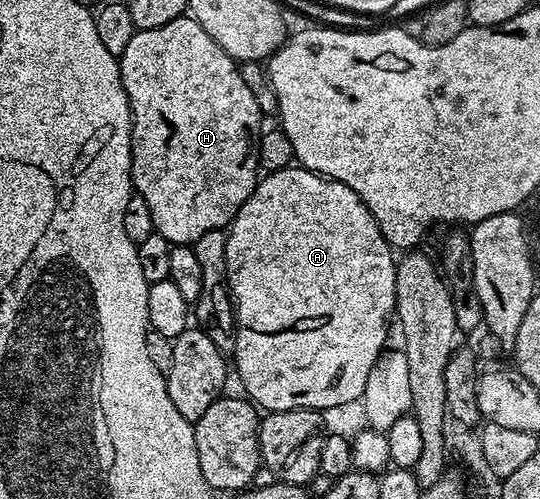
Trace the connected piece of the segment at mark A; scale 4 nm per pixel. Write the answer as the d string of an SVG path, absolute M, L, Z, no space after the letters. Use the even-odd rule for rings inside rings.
M293 164L287 170L274 170L265 173L263 177L257 181L254 192L246 200L246 204L242 204L242 208L236 213L235 218L232 219L230 225L227 227L226 233L228 239L226 240L226 272L228 273L228 288L232 292L232 301L234 303L234 318L236 331L236 352L234 355L234 374L240 377L240 382L244 385L243 393L261 411L271 412L274 410L318 410L321 412L329 412L328 410L336 410L339 406L348 406L351 402L359 403L364 396L364 389L366 388L366 380L370 380L370 372L374 368L374 364L380 355L384 353L387 347L388 329L390 323L393 321L396 313L395 306L395 272L397 259L392 258L394 255L393 247L389 246L388 241L382 236L382 232L378 228L378 224L374 220L374 216L366 208L366 204L362 204L362 200L358 196L358 192L354 192L350 188L346 188L346 184L335 182L333 178L326 178L322 174L315 174L313 170L305 170L299 165Z

